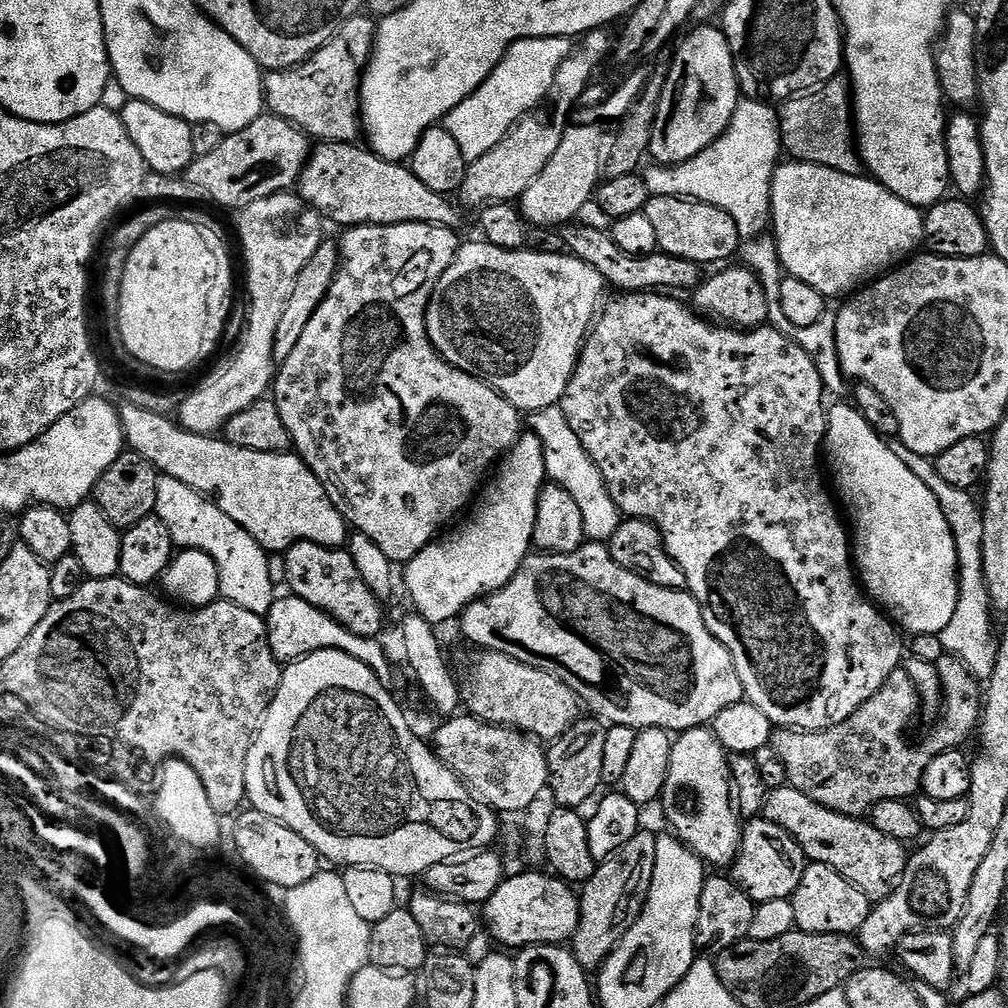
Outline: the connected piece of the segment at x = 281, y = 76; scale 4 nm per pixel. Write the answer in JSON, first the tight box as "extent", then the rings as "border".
{"extent":[264,14,377,144],"border":[[[368,14],[351,16],[336,31],[332,41],[322,46],[297,68],[268,72],[264,76],[264,102],[271,115],[290,122],[305,136],[330,144],[350,144],[362,136],[360,81],[372,46],[376,42],[377,21]]]}

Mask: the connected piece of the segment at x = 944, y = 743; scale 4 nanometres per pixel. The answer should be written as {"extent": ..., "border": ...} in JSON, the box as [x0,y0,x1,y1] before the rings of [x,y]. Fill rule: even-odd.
{"extent":[770,655,982,817],"border":[[[944,655],[936,665],[940,681],[944,687],[944,703],[942,717],[937,719],[932,733],[921,744],[907,744],[904,741],[904,731],[912,724],[920,707],[920,696],[911,678],[908,677],[907,667],[901,666],[886,678],[886,682],[872,697],[862,705],[857,712],[850,714],[846,722],[838,722],[838,726],[830,726],[821,732],[800,732],[796,728],[776,728],[773,731],[770,745],[777,752],[782,765],[785,766],[785,778],[793,788],[802,790],[806,798],[814,798],[822,806],[834,810],[838,814],[863,817],[871,813],[872,808],[883,800],[908,800],[921,791],[920,783],[926,766],[938,754],[959,749],[968,739],[973,739],[982,715],[982,684],[974,674],[956,656]]]}

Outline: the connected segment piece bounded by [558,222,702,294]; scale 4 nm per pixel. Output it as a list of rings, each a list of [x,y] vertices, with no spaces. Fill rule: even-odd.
[[[569,222],[560,228],[558,233],[564,240],[565,249],[582,262],[586,262],[586,266],[594,266],[594,270],[602,274],[609,289],[620,288],[616,290],[624,294],[657,290],[664,294],[688,294],[699,288],[702,283],[701,265],[686,258],[674,258],[659,250],[649,256],[631,256],[618,247],[618,242],[614,242],[611,231],[594,230],[577,222]]]

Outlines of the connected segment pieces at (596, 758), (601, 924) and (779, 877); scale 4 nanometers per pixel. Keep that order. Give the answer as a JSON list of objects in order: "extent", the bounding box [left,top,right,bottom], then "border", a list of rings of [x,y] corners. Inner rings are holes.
[{"extent":[547,718,608,809],"border":[[[581,718],[570,725],[558,739],[551,741],[547,749],[548,788],[550,796],[552,792],[555,803],[561,808],[583,809],[583,804],[588,799],[591,801],[602,788],[602,757],[608,728],[599,719],[588,719],[592,720]]]},{"extent":[570,832,658,974],"border":[[[639,832],[612,855],[612,859],[605,860],[597,867],[596,873],[582,886],[580,897],[580,925],[570,941],[570,950],[576,956],[576,960],[584,967],[585,972],[592,974],[600,969],[606,962],[606,958],[622,942],[624,935],[634,926],[634,922],[640,917],[644,909],[644,903],[650,890],[650,882],[654,878],[654,857],[658,854],[656,845],[657,835],[648,832]]]},{"extent":[730,818,806,904],"border":[[[752,818],[743,825],[740,834],[740,853],[730,865],[730,878],[753,904],[791,900],[802,882],[806,857],[802,846],[786,834],[786,830],[763,818]]]}]

